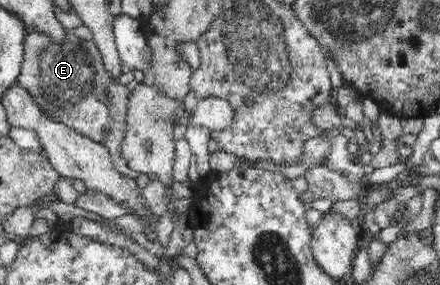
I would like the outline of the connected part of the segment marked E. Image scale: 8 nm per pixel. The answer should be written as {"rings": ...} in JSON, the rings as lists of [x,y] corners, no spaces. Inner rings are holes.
{"rings":[[[73,31],[67,32],[65,39],[59,44],[51,42],[45,36],[37,35],[37,32],[31,32],[24,41],[24,60],[17,84],[27,87],[53,119],[64,122],[92,141],[105,145],[107,150],[111,149],[111,155],[115,155],[126,133],[131,87],[118,83],[106,69],[101,69],[103,63],[99,59],[95,61],[88,50],[82,47],[82,42],[83,40]]]}

